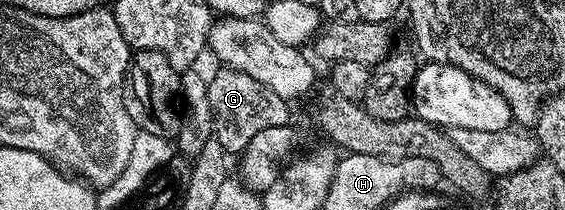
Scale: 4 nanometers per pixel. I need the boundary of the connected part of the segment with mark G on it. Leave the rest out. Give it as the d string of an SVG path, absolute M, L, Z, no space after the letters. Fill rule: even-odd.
M228 67L218 68L214 77L208 78L209 102L213 116L213 135L216 141L225 148L230 155L239 155L259 135L259 131L267 131L267 127L283 127L290 124L290 102L275 95L271 87L263 87L251 75L243 75L243 71Z

